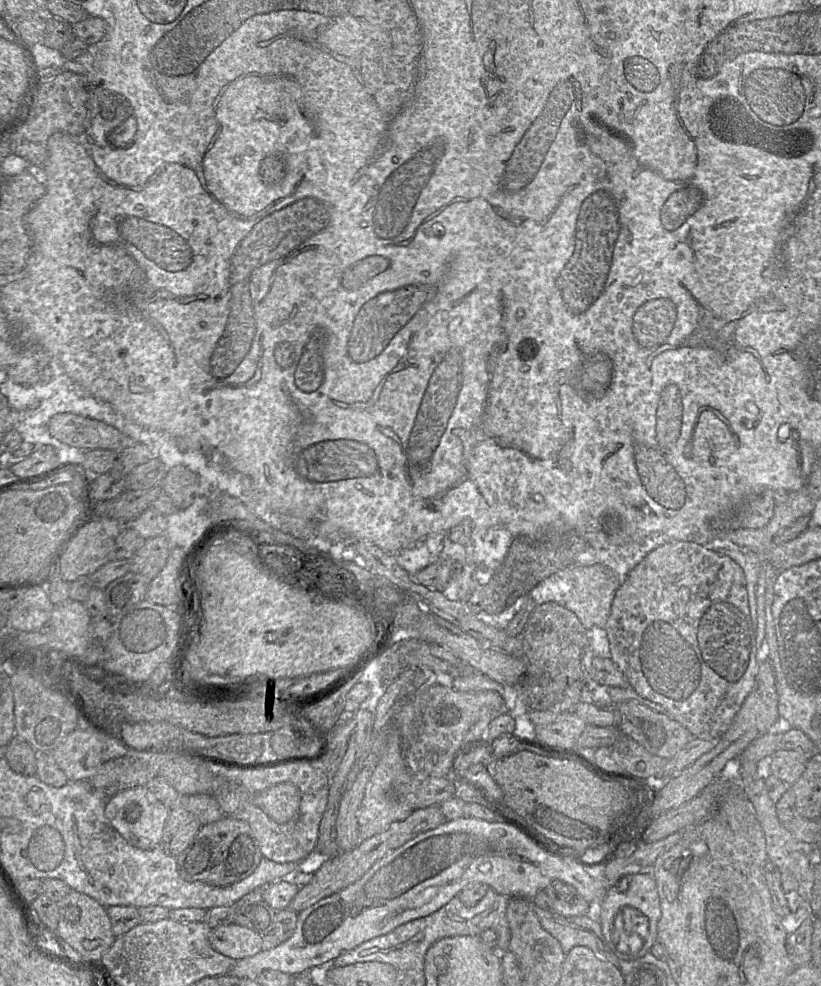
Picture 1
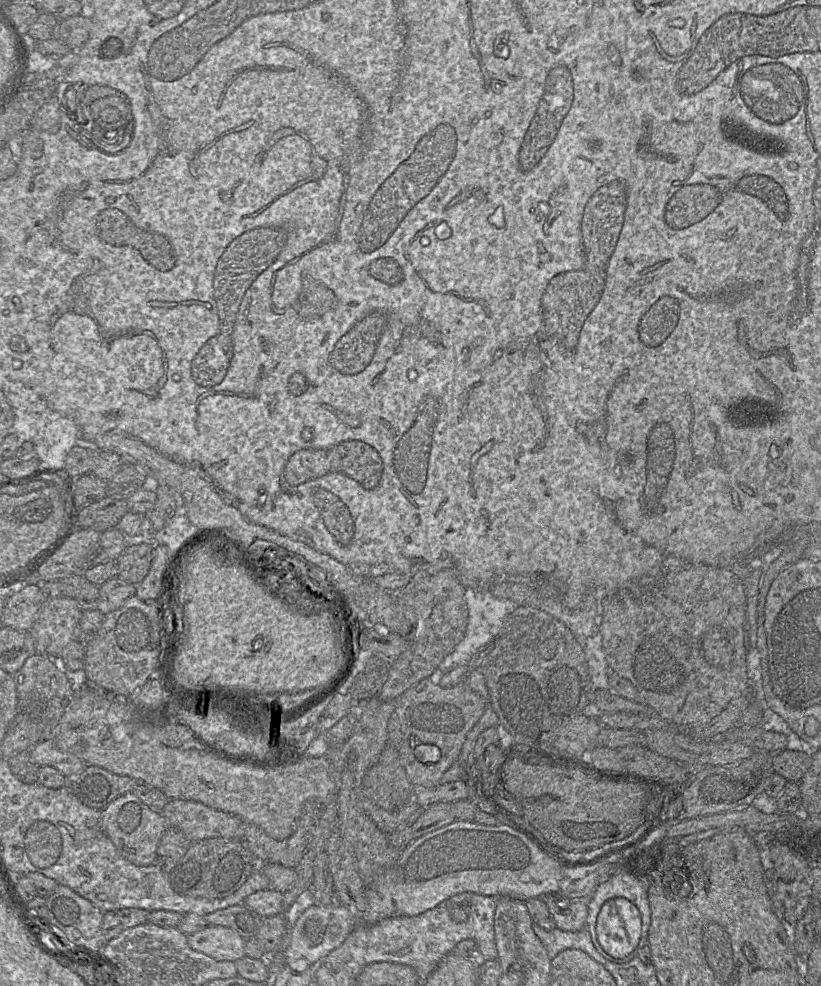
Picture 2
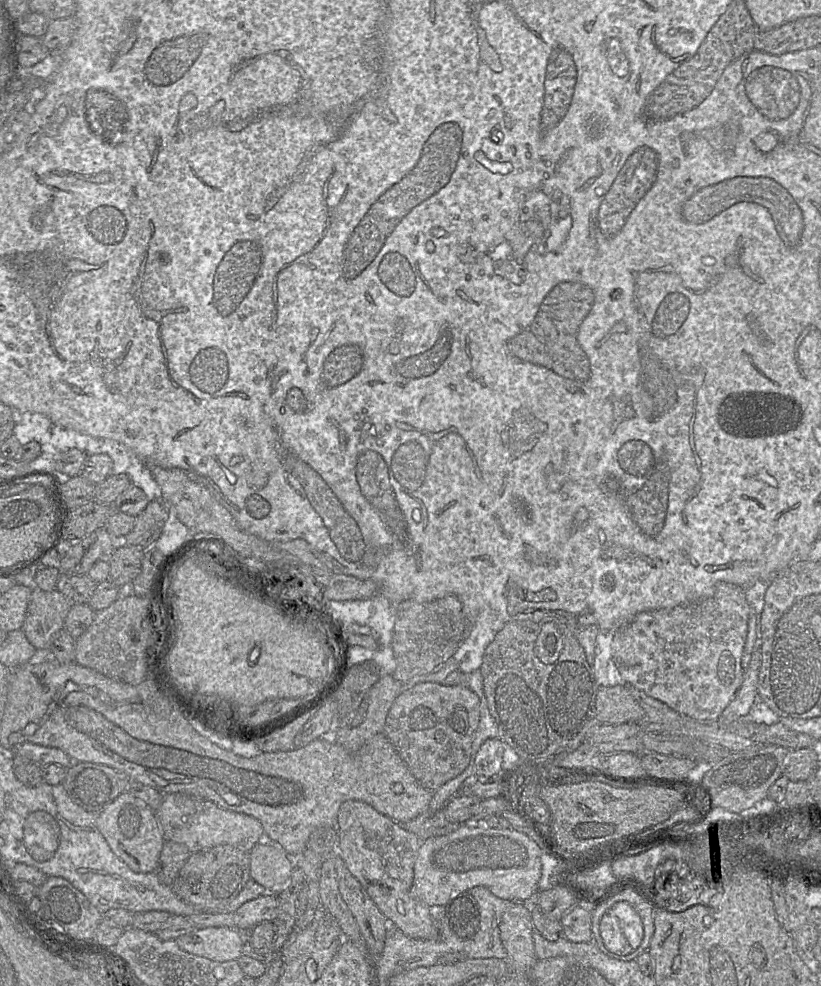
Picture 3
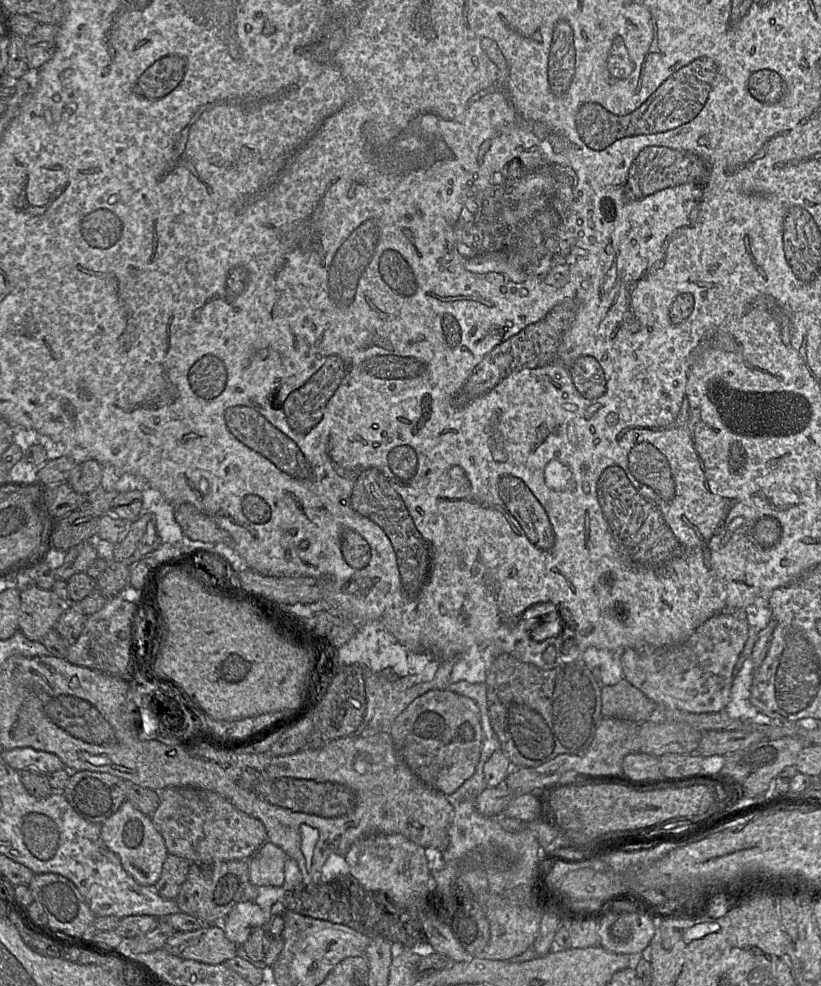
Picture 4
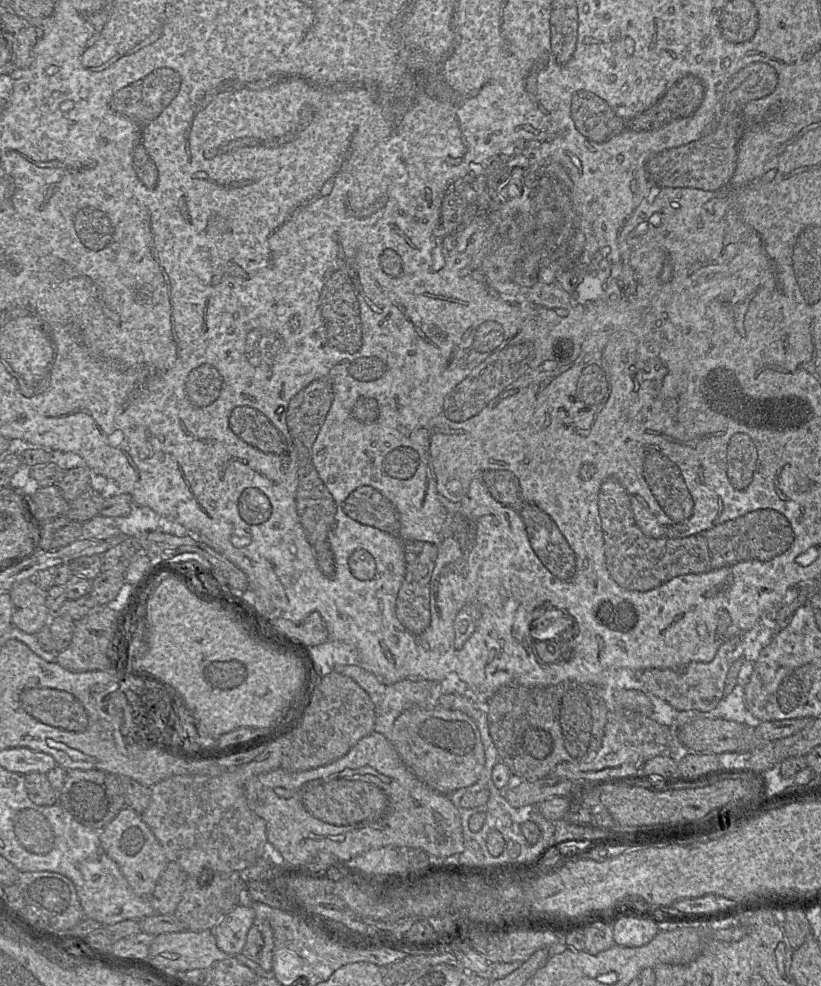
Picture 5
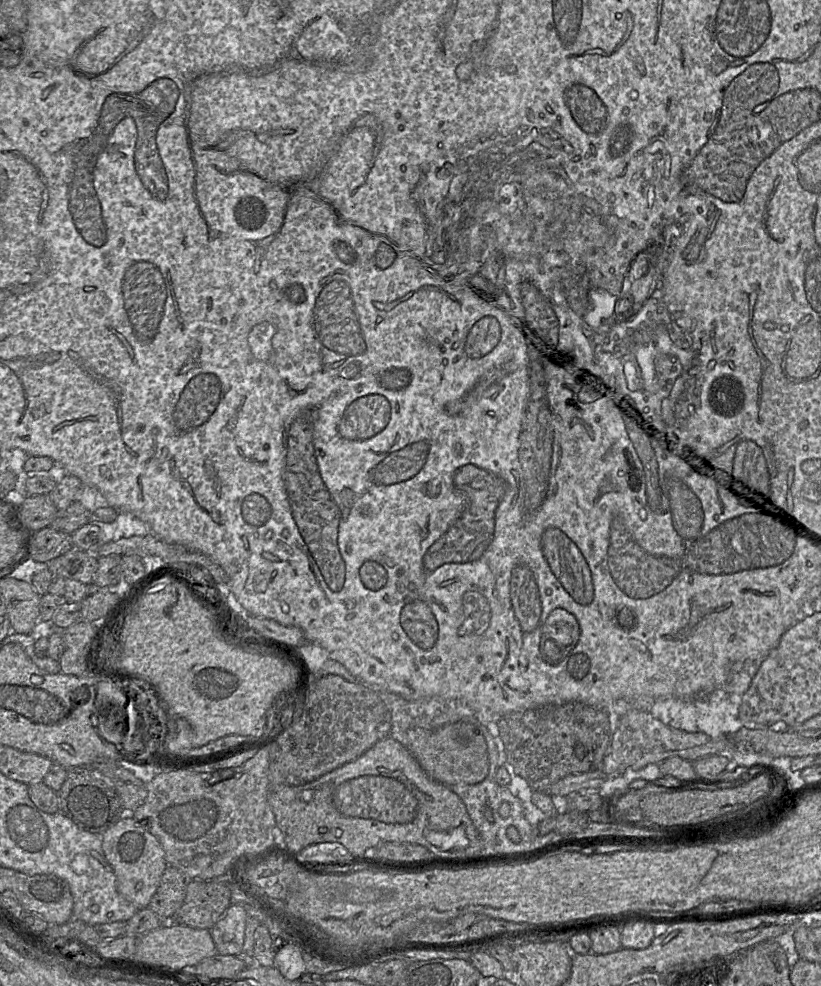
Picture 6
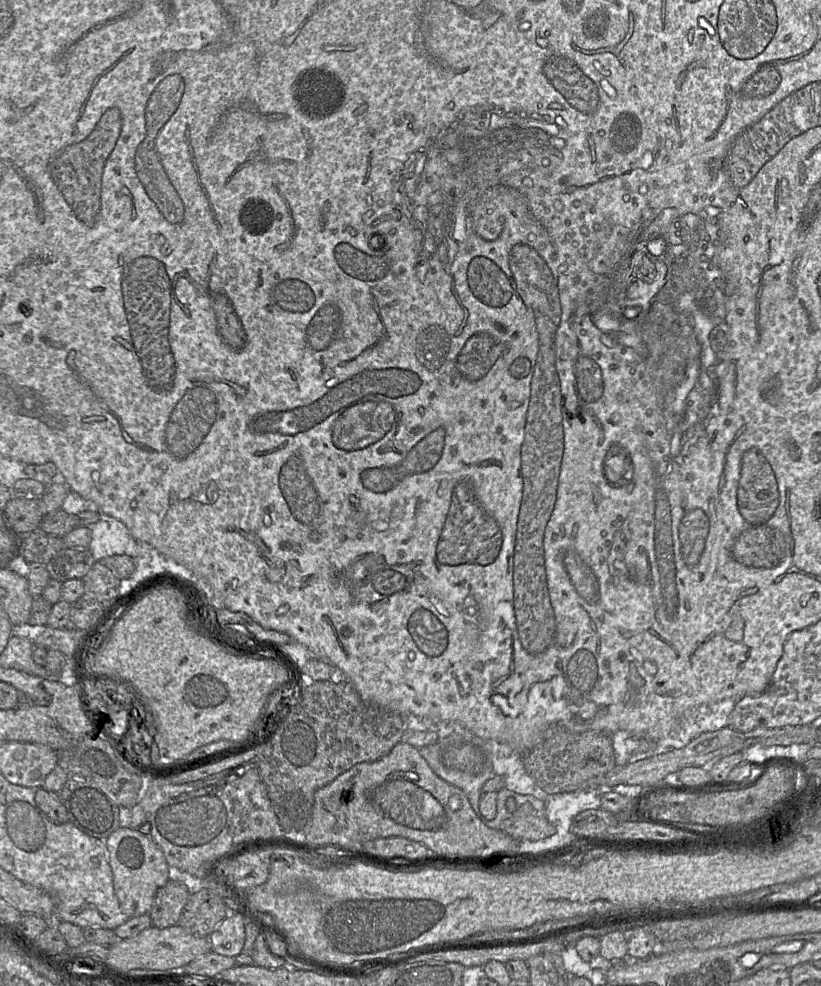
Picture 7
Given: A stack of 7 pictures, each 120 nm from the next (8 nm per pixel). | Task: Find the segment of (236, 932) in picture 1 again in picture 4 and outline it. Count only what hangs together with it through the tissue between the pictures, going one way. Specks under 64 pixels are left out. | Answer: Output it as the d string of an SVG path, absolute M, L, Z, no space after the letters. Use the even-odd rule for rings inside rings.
M215 924L196 931L176 932L163 949L179 958L216 965L234 958L237 945L226 937L221 924Z

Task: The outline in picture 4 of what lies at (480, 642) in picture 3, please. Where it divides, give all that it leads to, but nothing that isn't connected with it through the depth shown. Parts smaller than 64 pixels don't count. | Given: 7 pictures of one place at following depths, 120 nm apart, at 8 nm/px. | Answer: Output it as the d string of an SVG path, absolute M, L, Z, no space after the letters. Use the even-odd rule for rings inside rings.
M473 646L462 654L452 668L449 684L462 680L485 683L489 667L501 651L494 646Z

